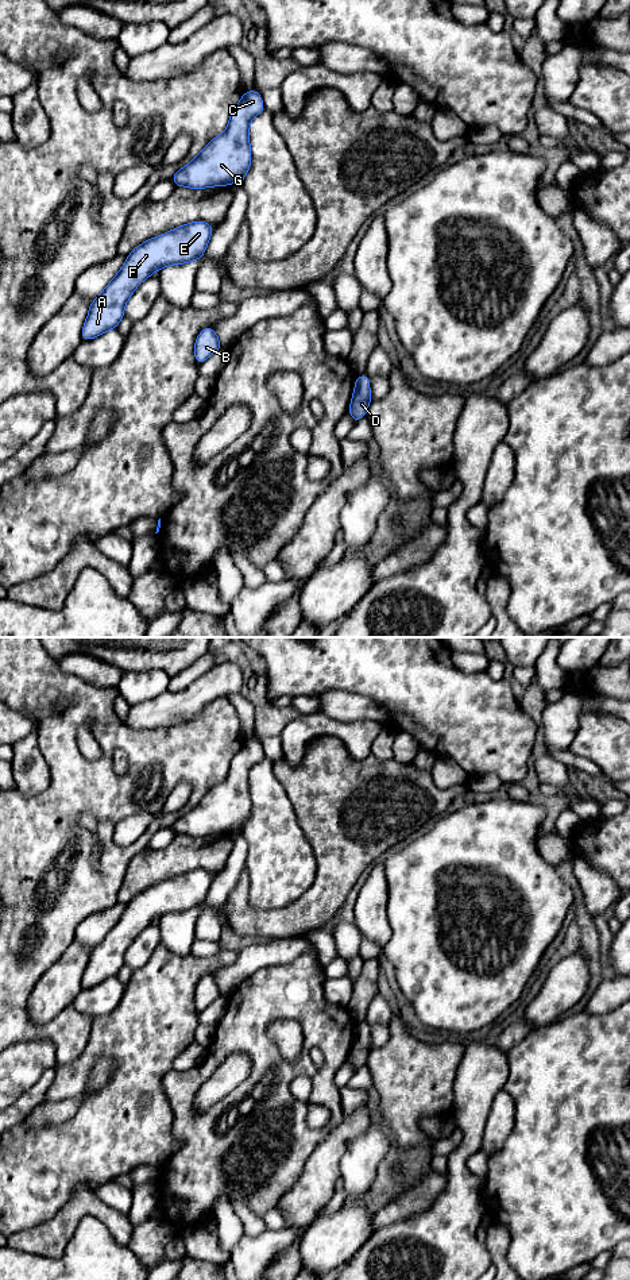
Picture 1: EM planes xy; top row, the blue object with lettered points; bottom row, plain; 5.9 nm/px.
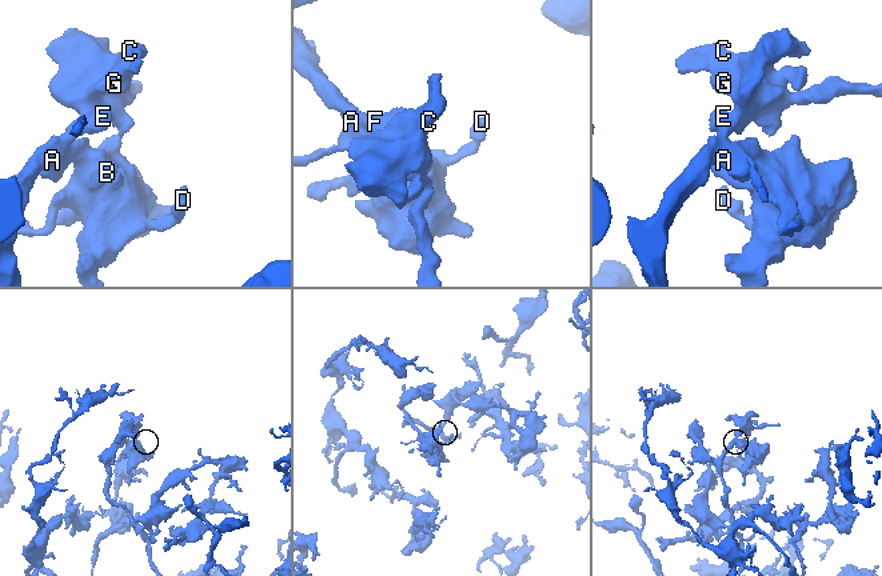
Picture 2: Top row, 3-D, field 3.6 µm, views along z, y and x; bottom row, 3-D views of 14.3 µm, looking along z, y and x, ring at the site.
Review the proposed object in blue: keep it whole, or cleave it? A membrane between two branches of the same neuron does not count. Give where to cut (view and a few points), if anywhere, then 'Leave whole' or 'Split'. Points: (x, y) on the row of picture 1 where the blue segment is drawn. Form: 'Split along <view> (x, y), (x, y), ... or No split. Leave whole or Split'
No split. Leave whole

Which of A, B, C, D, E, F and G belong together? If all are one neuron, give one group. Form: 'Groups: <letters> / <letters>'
Groups: A B C D E F G

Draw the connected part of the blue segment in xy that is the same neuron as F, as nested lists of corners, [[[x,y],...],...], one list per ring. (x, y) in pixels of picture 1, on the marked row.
[[[197,220],[143,242],[134,248],[120,271],[90,306],[81,331],[82,340],[92,340],[117,328],[124,308],[135,289],[154,271],[170,265],[200,261],[214,227]]]

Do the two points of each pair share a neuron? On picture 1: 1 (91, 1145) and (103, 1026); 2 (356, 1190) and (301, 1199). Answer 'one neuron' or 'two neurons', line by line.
1: one neuron
2: two neurons

